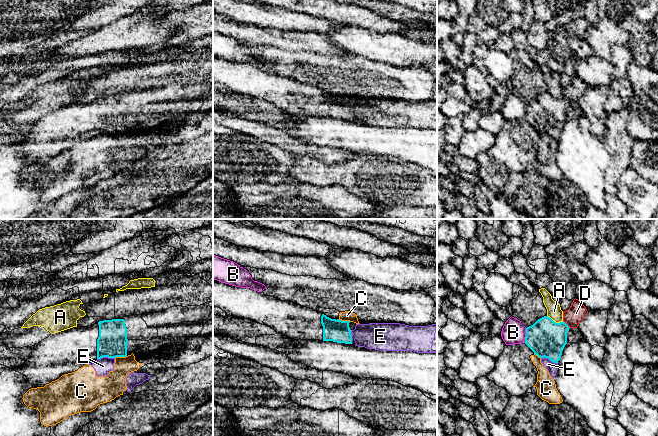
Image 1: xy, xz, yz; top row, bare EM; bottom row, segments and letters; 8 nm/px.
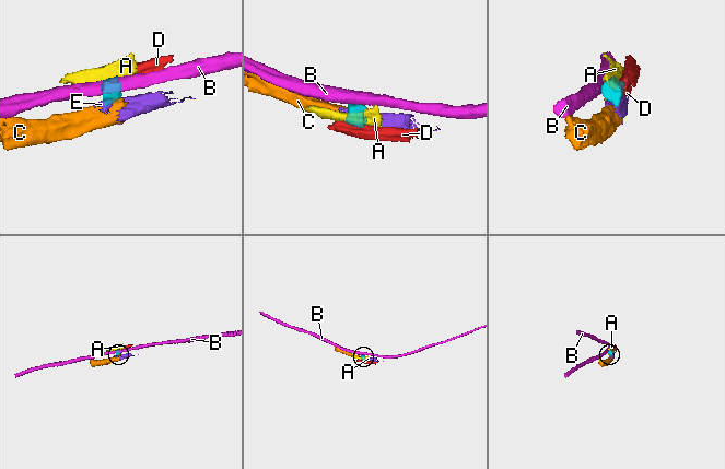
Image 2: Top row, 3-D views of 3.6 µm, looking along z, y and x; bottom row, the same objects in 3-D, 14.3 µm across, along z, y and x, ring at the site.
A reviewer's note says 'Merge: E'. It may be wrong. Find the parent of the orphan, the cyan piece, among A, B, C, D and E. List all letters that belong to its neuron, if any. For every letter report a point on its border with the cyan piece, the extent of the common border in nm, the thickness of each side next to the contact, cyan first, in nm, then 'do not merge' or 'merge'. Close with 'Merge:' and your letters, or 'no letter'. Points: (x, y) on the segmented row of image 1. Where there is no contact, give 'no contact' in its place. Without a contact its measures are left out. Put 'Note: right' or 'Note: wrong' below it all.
A: contact yz (555, 322); length 140 nm; calibres 300 and 120 nm; do not merge
B: contact yz (526, 335); length 120 nm; calibres 300 and 190 nm; do not merge
C: contact xy (120, 356); length 100 nm; calibres 240 and 190 nm; do not merge
D: contact yz (567, 325); length 80 nm; calibres 300 and 140 nm; do not merge
E: contact xy (105, 356); length 140 nm; calibres 240 and 140 nm; do not merge
Merge: no letter
Note: wrong

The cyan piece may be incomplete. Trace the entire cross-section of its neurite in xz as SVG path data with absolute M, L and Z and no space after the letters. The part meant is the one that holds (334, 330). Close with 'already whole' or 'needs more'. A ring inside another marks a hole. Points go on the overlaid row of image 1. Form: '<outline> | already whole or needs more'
M213 280L213 306L222 309L228 316L271 327L290 339L356 344L351 335L356 323L331 319L322 312L281 301L250 288Z | needs more

